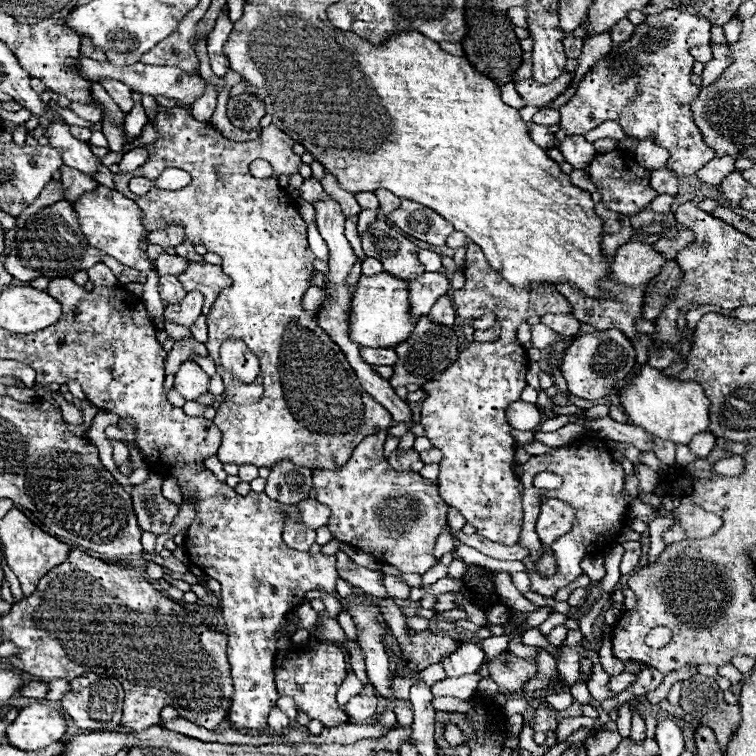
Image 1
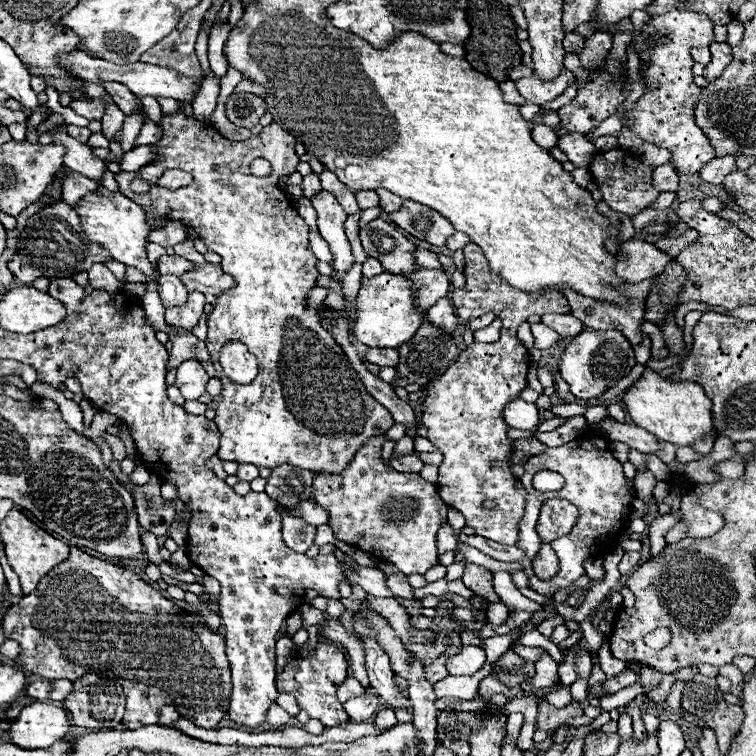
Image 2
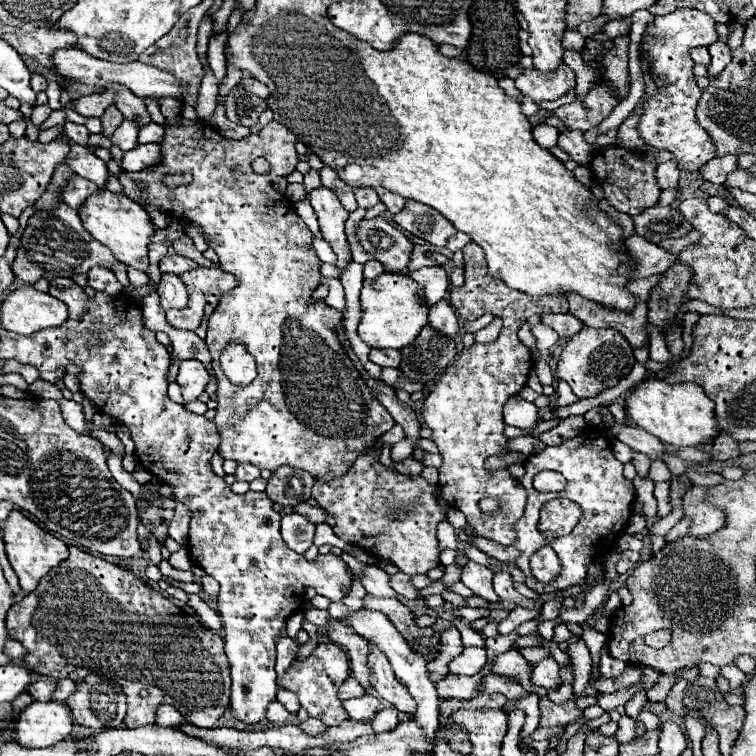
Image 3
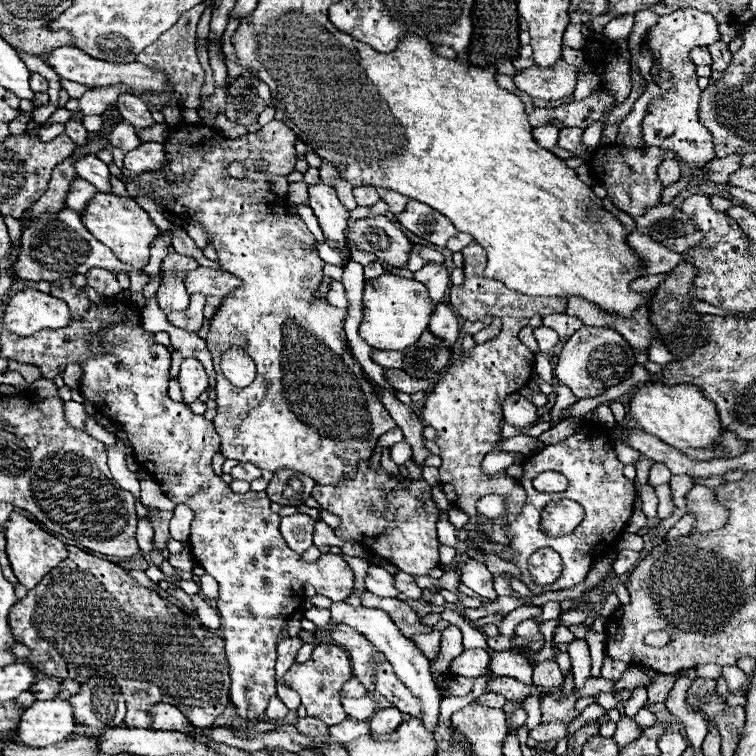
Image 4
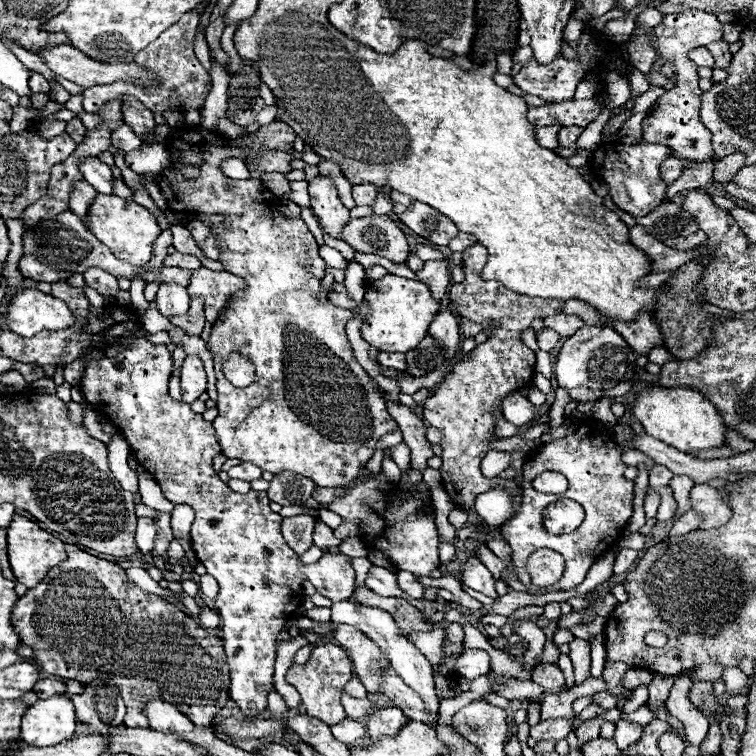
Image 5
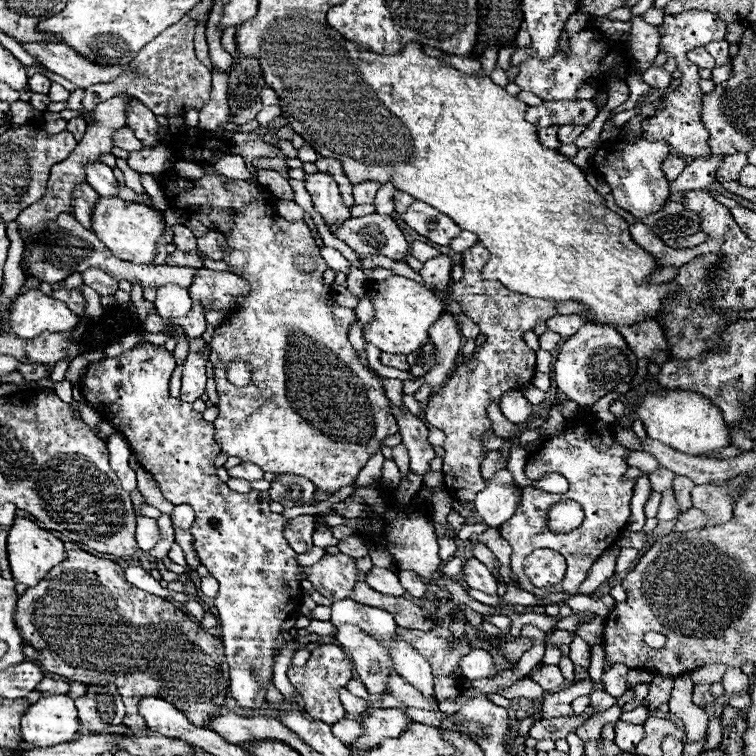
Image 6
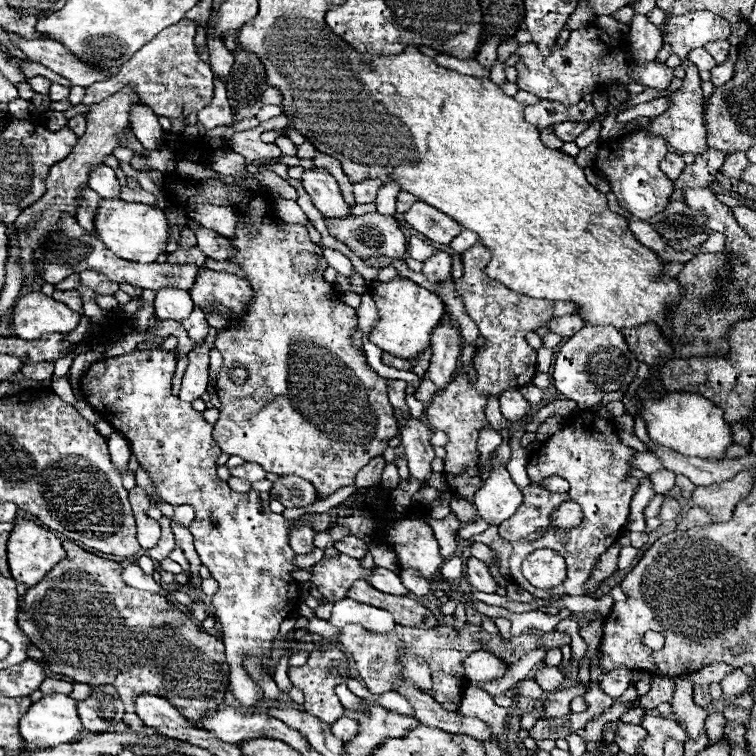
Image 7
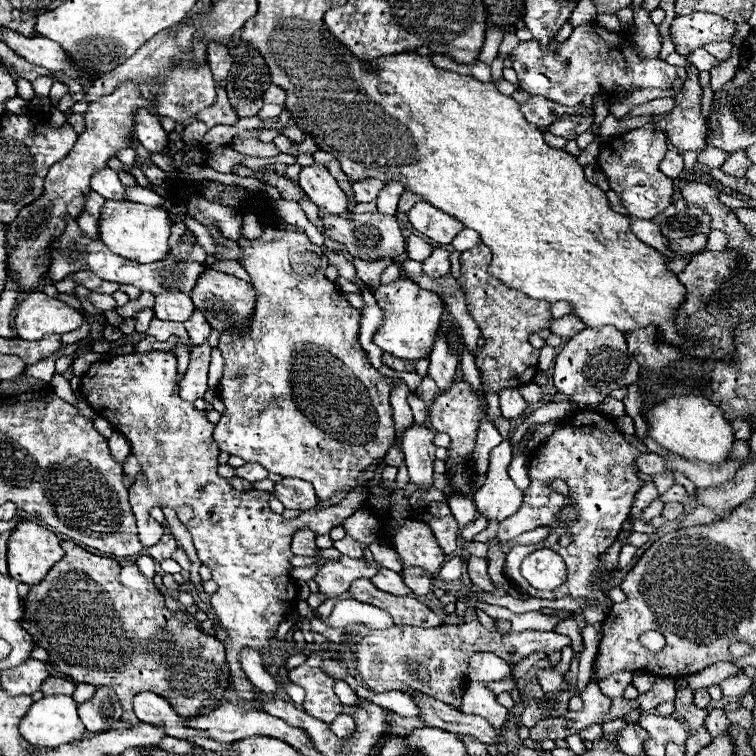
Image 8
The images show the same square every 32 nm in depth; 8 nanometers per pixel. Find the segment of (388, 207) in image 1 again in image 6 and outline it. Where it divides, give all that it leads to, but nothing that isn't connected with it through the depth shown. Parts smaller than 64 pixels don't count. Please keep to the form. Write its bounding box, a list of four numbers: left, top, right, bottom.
[394,192,416,214]

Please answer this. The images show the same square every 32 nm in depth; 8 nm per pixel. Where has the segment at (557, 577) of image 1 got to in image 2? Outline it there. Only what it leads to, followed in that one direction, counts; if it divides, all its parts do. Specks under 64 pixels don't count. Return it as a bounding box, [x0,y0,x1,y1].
[516,428,634,596]

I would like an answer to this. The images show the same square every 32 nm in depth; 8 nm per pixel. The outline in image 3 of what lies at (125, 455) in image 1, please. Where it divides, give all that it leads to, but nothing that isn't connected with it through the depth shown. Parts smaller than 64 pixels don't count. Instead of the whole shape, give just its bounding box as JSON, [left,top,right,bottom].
[87,422,124,456]

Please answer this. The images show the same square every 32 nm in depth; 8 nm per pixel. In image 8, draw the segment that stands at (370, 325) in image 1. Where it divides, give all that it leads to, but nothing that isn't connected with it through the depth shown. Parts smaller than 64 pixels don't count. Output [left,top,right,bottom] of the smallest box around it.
[374,278,442,360]

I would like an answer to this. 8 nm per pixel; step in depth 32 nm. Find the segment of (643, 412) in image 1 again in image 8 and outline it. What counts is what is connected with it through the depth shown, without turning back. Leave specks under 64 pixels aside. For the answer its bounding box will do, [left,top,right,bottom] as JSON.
[646,394,734,466]

